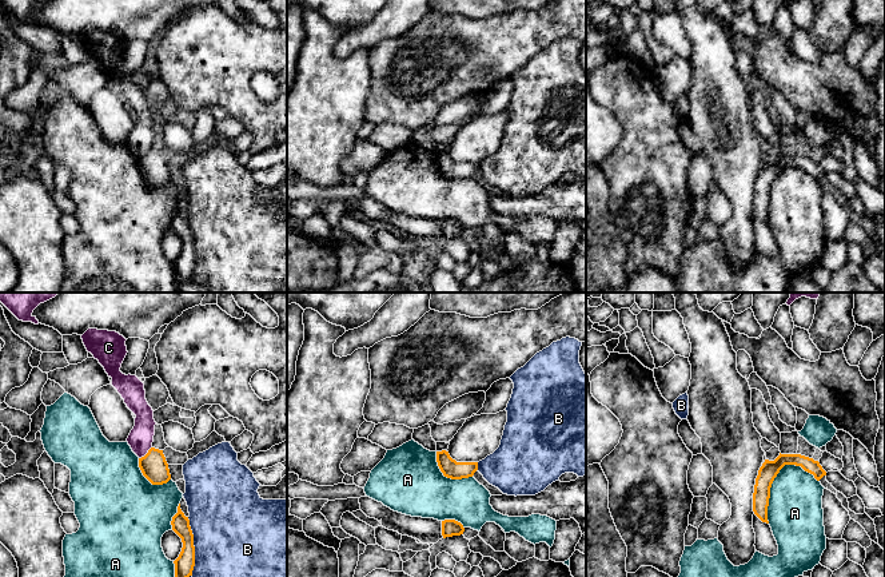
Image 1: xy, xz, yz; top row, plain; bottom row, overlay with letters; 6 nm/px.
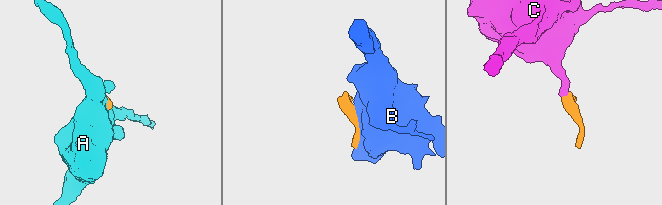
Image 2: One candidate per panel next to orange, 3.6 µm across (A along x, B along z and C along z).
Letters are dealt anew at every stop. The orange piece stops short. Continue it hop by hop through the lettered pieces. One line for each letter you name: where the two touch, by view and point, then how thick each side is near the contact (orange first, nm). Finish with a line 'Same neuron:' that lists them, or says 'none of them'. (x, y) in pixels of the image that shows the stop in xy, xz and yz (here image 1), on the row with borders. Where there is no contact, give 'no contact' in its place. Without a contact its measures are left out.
Same neuron: none of them

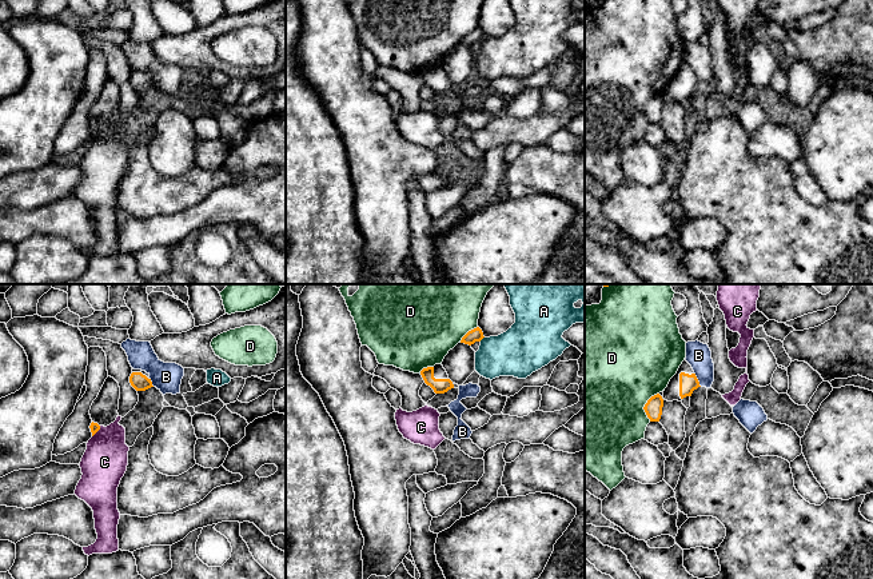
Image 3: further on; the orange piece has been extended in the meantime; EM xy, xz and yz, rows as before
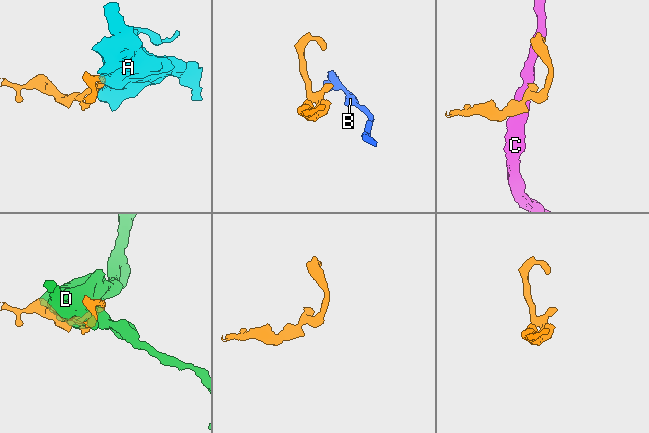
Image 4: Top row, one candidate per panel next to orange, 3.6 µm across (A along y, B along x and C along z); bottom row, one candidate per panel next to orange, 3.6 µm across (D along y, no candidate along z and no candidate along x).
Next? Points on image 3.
Same neuron: none of them

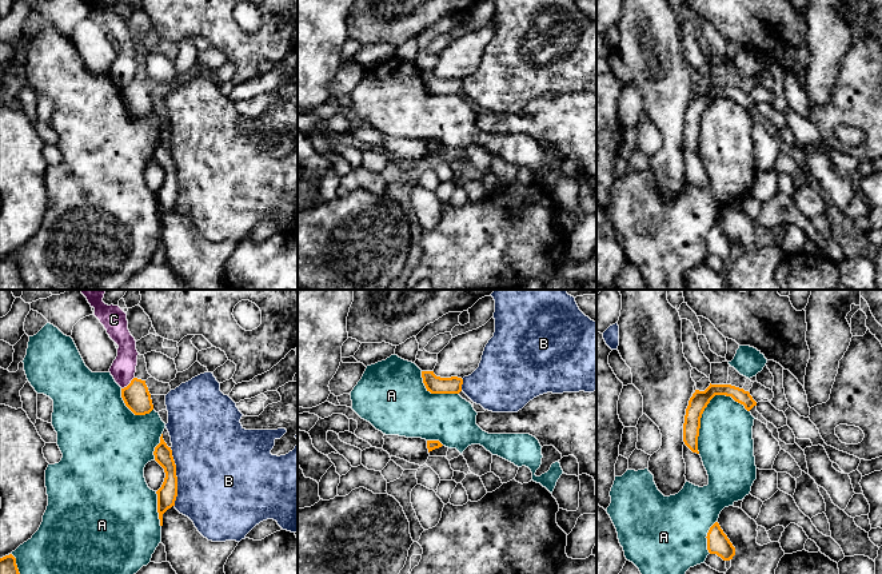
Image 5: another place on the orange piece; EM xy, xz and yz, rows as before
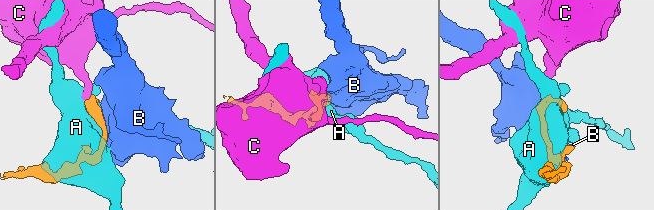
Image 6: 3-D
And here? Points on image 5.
Same neuron: none of them

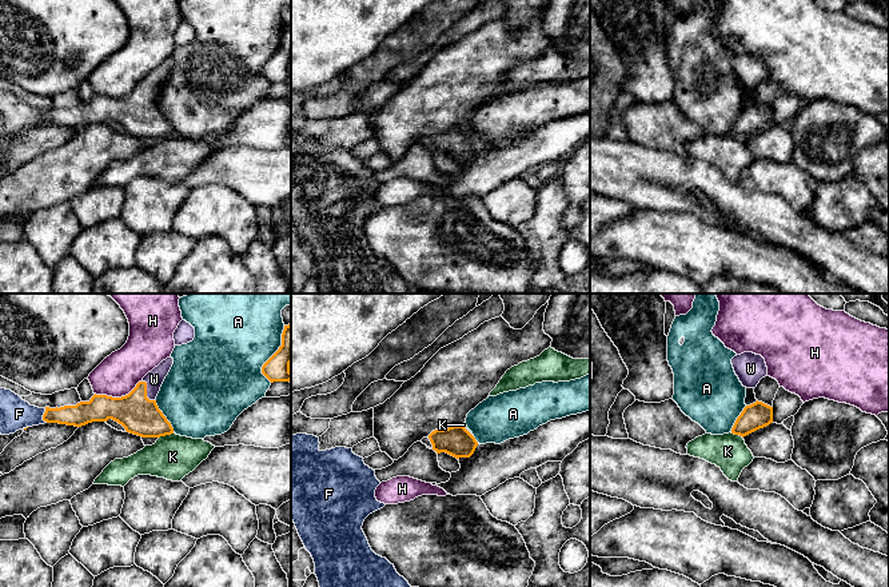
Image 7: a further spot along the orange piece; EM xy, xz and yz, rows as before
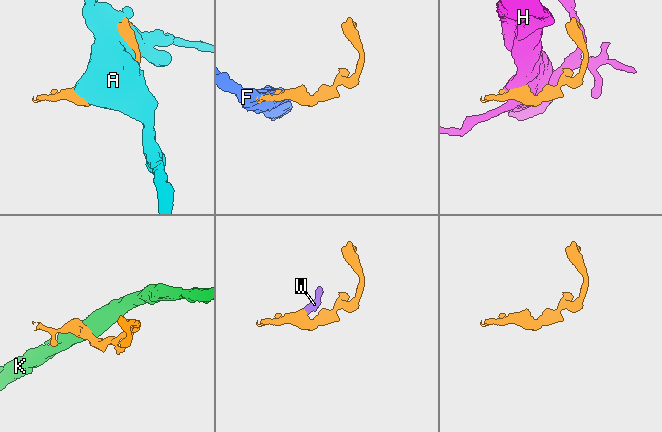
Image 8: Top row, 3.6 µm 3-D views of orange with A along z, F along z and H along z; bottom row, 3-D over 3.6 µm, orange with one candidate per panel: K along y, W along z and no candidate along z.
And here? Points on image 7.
W: xy (146, 392) | 240/110 nm
Same neuron: W

